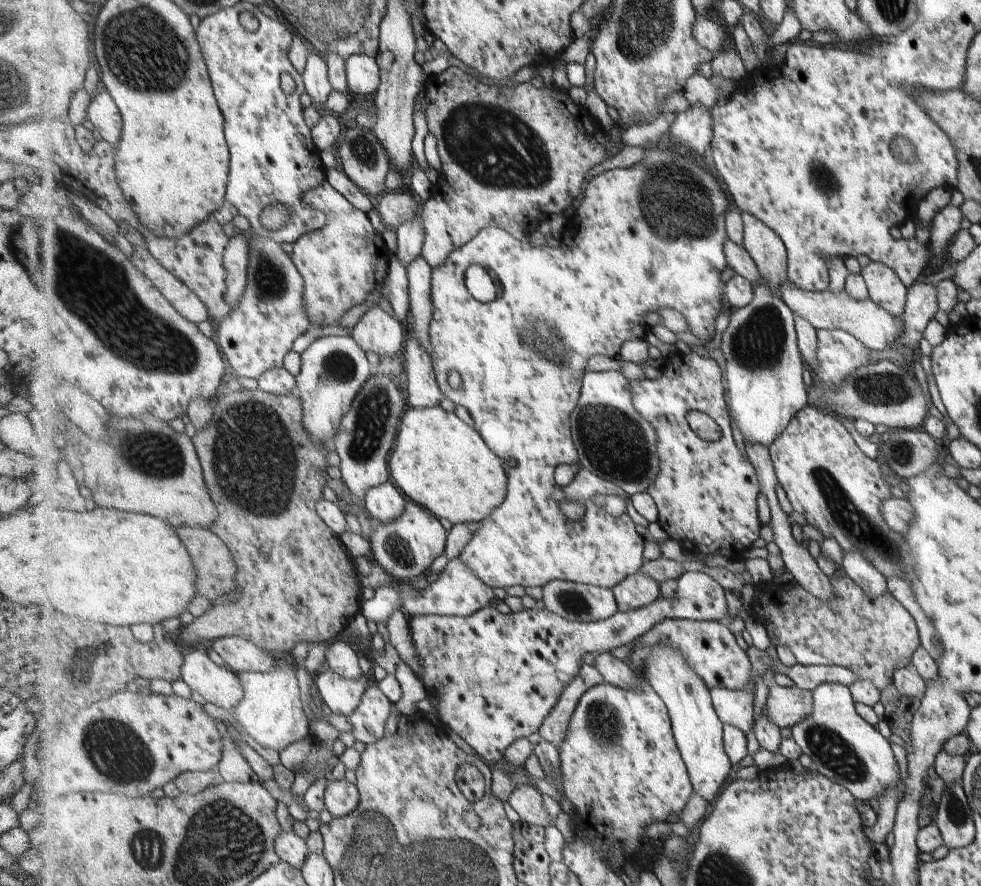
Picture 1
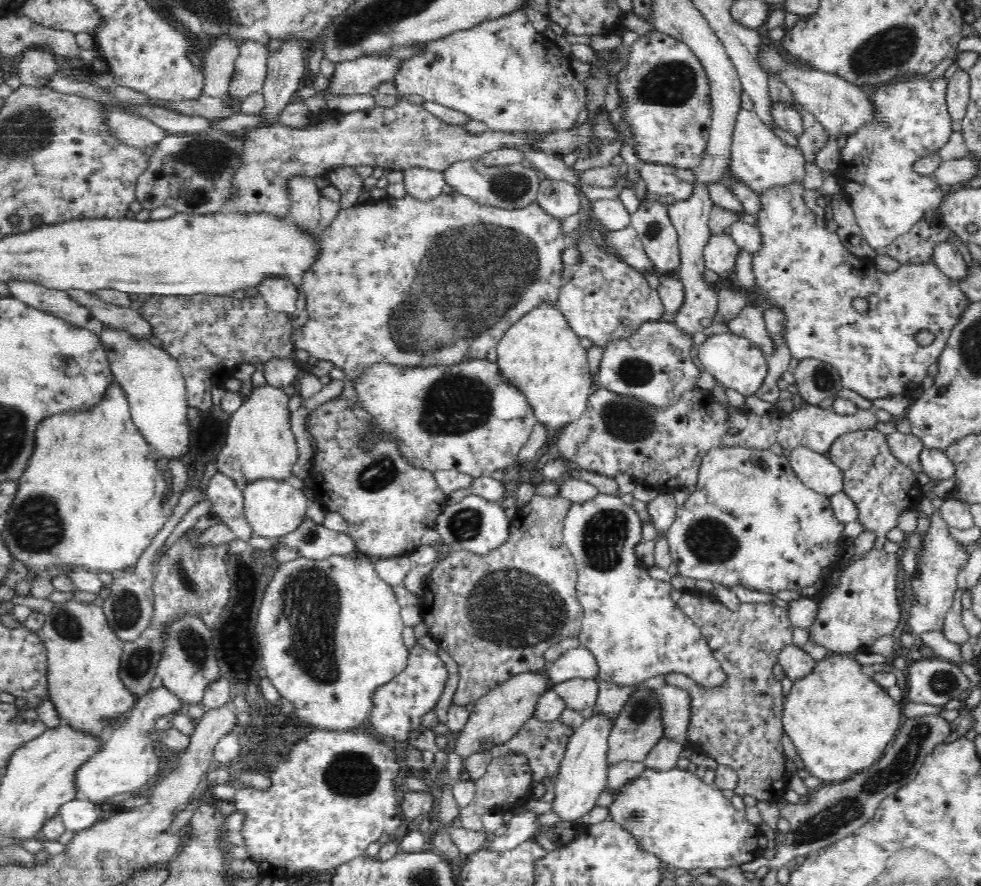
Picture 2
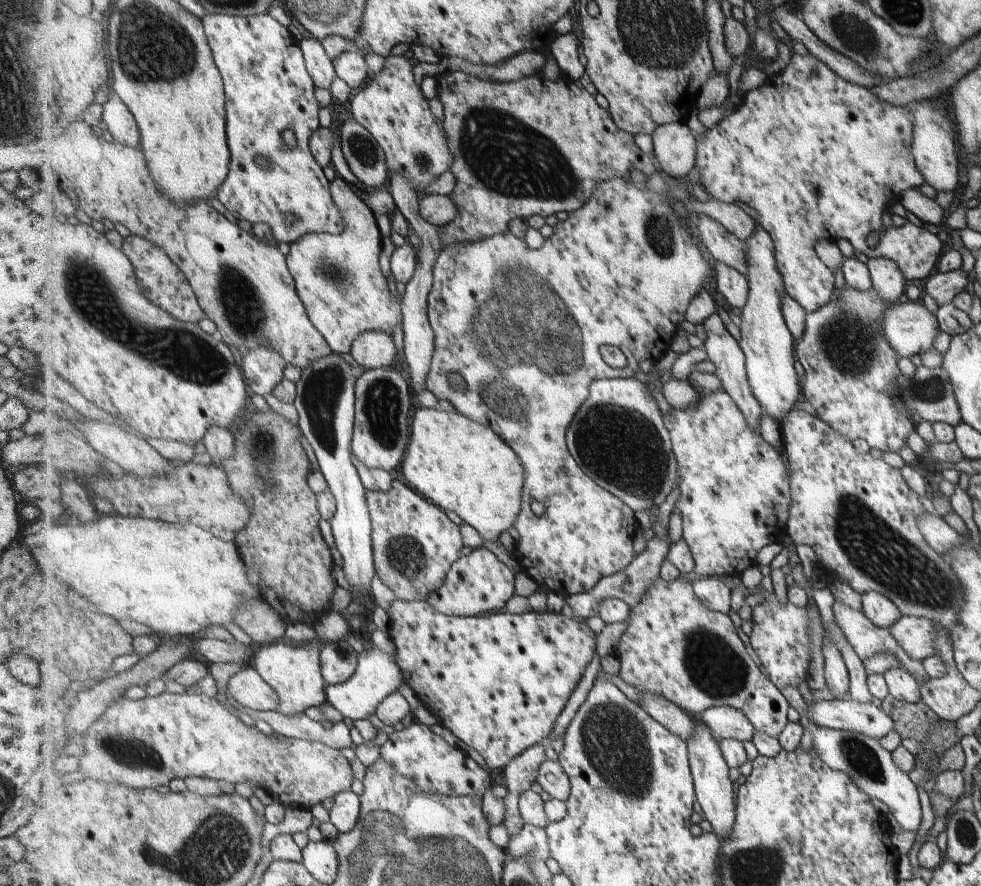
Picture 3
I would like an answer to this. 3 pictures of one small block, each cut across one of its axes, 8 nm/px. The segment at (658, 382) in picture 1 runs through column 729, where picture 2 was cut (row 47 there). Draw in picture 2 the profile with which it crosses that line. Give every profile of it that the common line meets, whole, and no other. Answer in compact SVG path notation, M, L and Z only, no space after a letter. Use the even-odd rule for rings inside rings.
M514 11L502 17L497 17L492 20L484 20L472 28L464 28L456 30L456 32L450 32L446 36L440 36L440 39L434 41L418 41L416 45L410 45L410 47L422 48L422 54L416 54L408 60L398 60L397 62L397 74L394 78L394 83L397 87L399 96L405 96L406 94L417 94L422 96L424 101L429 101L445 108L452 108L458 110L468 116L474 121L480 121L486 125L490 130L502 130L502 131L522 131L522 132L551 132L561 131L566 129L573 129L574 125L579 118L580 112L584 110L586 103L586 90L582 83L582 79L575 75L571 69L571 59L566 57L557 44L545 37L543 33L537 32L532 23L525 15L524 11Z

